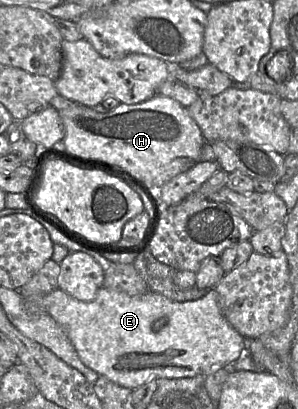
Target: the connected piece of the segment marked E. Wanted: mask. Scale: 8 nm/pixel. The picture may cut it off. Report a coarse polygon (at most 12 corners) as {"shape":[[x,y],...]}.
{"shape":[[101,287],[27,304],[80,360],[134,390],[245,354],[216,290],[174,302]]}

